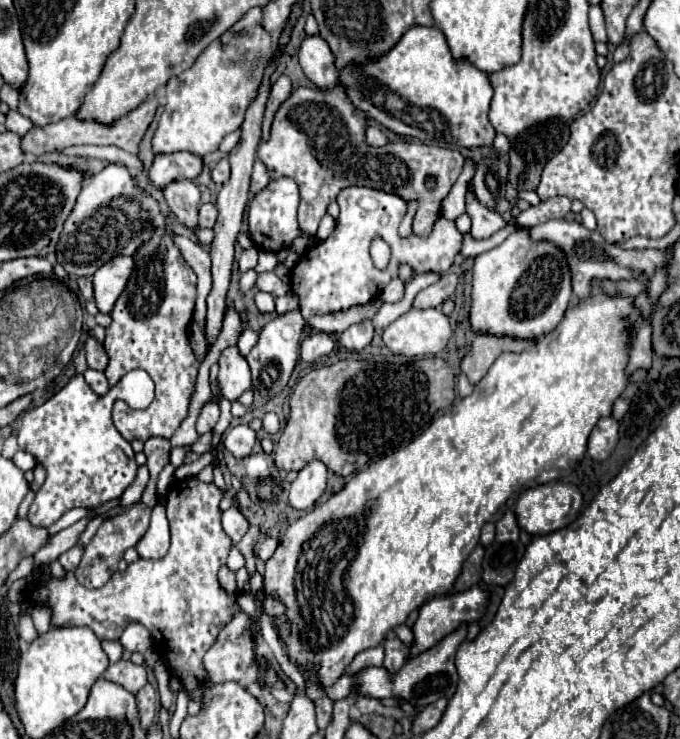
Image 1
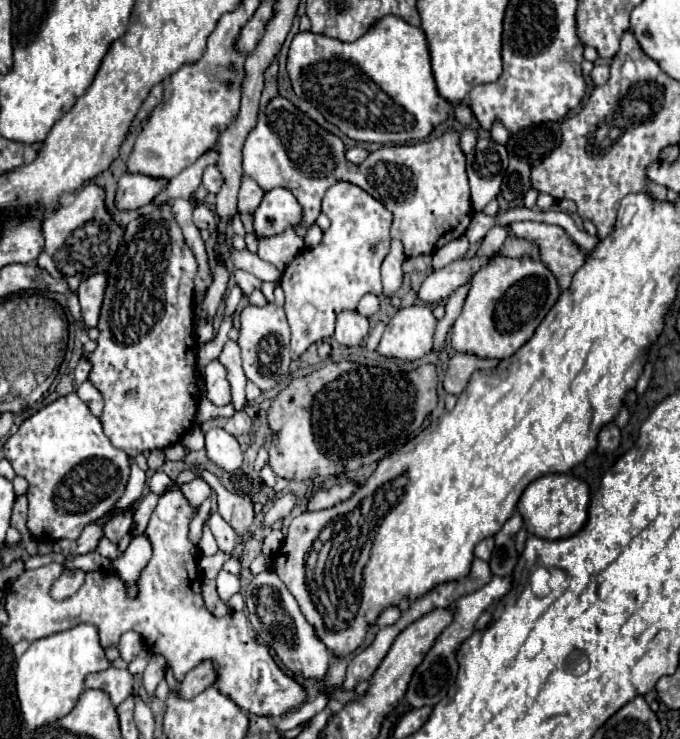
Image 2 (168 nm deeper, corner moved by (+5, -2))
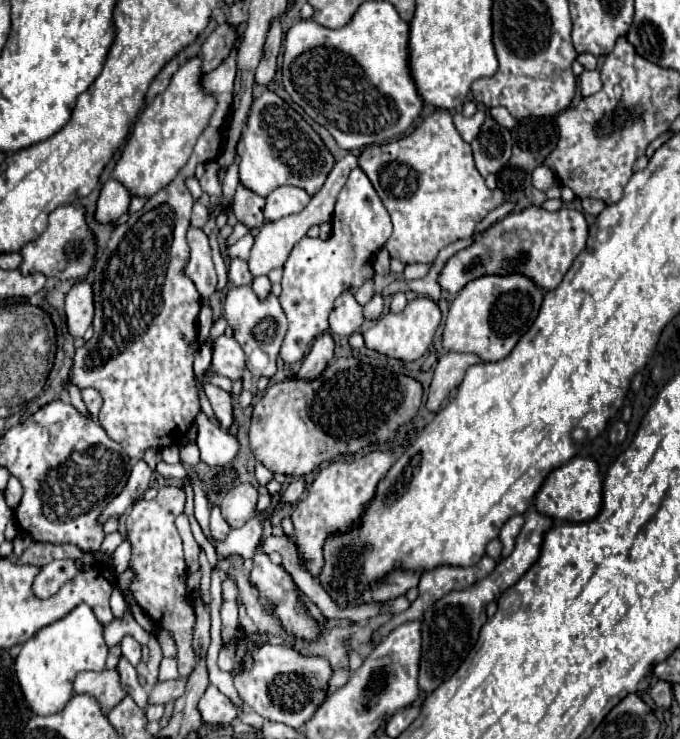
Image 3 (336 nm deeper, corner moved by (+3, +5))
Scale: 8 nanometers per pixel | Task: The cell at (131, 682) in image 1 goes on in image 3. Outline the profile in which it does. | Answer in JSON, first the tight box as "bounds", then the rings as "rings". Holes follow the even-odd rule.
{"bounds":[74,669,126,715],"rings":[[[104,669],[100,673],[96,673],[96,671],[78,673],[78,677],[74,679],[74,693],[92,695],[100,703],[104,715],[108,715],[126,697],[126,691],[122,689],[122,685],[118,681],[116,669],[112,669],[112,671]]]}

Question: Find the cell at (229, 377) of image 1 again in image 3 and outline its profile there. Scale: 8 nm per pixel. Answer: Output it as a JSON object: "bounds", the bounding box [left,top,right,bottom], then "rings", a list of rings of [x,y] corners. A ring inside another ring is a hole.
{"bounds":[206,383,232,429],"rings":[[[208,383],[206,387],[206,395],[212,403],[212,409],[214,409],[214,417],[216,421],[220,423],[220,427],[228,429],[230,423],[232,423],[232,403],[230,403],[230,395],[226,391],[222,391],[220,387]]]}

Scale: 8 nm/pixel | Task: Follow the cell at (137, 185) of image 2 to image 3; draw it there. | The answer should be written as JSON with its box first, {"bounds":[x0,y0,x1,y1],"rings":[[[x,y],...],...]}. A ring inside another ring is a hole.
{"bounds":[94,179,130,223],"rings":[[[108,179],[102,185],[100,197],[96,201],[96,211],[94,217],[98,223],[112,223],[118,217],[122,217],[128,211],[130,205],[130,193],[126,193],[126,189],[122,189],[122,185],[118,185],[118,181]]]}

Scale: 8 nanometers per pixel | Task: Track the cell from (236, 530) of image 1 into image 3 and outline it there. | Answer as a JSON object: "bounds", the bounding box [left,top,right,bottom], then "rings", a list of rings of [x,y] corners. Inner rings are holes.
{"bounds":[210,507,230,541],"rings":[[[212,507],[212,513],[210,513],[210,533],[212,533],[212,537],[218,539],[218,541],[226,539],[228,533],[230,533],[230,527],[228,527],[226,519],[222,517],[220,507]]]}

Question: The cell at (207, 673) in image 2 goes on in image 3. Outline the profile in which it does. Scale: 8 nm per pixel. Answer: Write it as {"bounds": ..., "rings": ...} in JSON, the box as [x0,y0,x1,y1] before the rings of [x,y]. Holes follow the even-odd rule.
{"bounds":[148,679,186,705],"rings":[[[178,679],[178,681],[158,681],[148,691],[148,705],[154,705],[154,703],[162,703],[164,705],[168,701],[178,699],[184,693],[184,685],[186,685],[184,679]]]}

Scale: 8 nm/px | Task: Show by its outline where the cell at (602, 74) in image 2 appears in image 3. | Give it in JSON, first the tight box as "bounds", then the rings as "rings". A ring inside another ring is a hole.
{"bounds":[580,71,602,97],"rings":[[[584,71],[580,75],[582,97],[590,97],[590,95],[598,93],[600,89],[602,89],[602,81],[600,81],[600,73],[598,71]]]}

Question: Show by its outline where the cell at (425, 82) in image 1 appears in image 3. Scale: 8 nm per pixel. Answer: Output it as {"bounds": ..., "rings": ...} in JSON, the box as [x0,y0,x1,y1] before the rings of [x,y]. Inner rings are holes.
{"bounds":[282,1,422,151],"rings":[[[366,1],[358,7],[354,17],[340,29],[328,29],[312,19],[294,23],[284,39],[282,83],[288,95],[300,105],[312,121],[326,127],[340,149],[352,151],[364,145],[382,145],[402,135],[422,109],[422,99],[410,81],[408,69],[408,23],[402,21],[396,9],[386,1]]]}

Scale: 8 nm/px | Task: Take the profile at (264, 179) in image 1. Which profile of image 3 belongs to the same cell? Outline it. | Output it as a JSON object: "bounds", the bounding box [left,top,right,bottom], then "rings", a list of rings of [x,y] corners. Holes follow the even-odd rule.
{"bounds":[232,185,264,229],"rings":[[[242,185],[236,189],[232,211],[238,223],[246,225],[248,229],[258,229],[264,225],[264,199],[248,189],[242,189]]]}

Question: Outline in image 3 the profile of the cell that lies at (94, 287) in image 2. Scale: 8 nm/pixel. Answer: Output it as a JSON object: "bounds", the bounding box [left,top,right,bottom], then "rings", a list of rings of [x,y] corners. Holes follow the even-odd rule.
{"bounds":[64,283,94,339],"rings":[[[76,283],[64,301],[66,311],[66,325],[68,333],[78,339],[86,333],[86,329],[92,325],[94,317],[94,301],[90,293],[90,283]]]}

